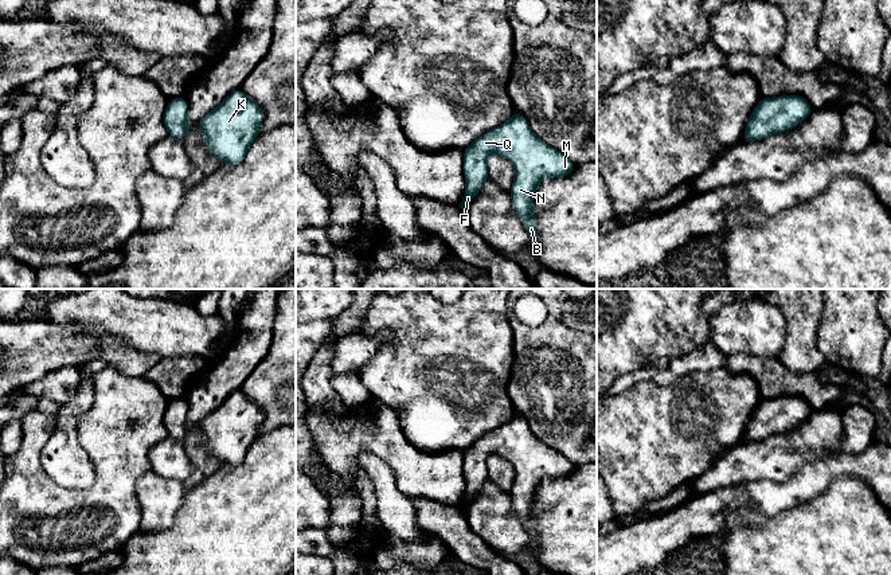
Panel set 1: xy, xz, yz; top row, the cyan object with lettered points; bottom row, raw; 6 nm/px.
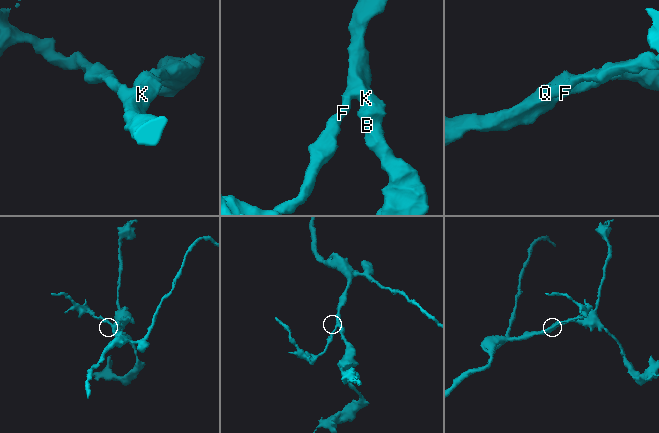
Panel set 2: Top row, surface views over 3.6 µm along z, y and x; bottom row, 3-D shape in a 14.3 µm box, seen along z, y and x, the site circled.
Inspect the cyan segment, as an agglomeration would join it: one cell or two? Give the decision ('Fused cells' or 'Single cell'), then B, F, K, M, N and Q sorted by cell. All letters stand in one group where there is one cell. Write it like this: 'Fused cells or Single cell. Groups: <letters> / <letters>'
Single cell. Groups: B F K M N Q

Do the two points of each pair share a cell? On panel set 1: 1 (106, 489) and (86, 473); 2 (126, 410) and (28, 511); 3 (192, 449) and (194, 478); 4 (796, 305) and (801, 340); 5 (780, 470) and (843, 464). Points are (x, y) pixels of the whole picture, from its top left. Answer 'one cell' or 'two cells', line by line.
1: two cells
2: one cell
3: one cell
4: one cell
5: two cells

